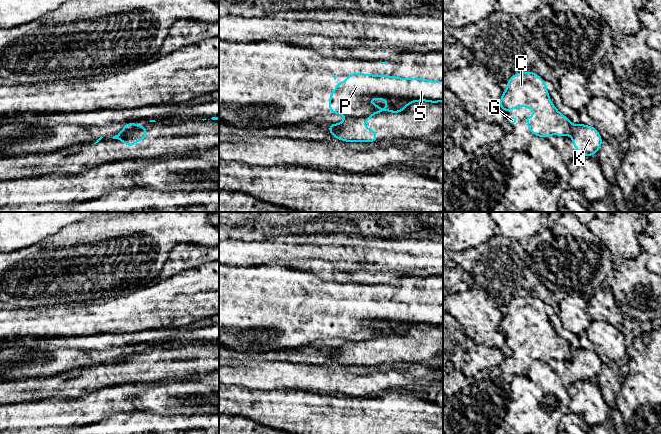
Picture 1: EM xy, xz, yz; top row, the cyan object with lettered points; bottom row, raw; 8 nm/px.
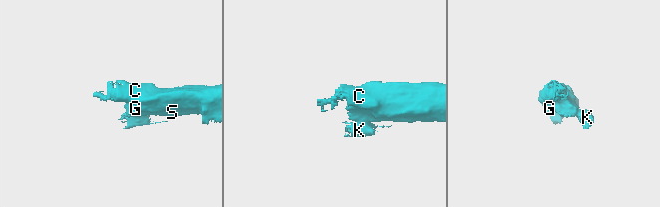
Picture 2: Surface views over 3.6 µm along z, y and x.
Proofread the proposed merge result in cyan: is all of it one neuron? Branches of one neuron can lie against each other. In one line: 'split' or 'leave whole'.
split

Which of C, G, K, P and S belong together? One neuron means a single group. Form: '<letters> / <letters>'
C G P S / K

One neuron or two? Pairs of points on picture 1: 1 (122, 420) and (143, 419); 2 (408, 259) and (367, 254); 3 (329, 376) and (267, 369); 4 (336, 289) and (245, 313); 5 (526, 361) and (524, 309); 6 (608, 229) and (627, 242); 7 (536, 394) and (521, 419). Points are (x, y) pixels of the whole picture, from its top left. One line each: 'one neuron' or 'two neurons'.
1: one neuron
2: one neuron
3: one neuron
4: one neuron
5: one neuron
6: one neuron
7: one neuron

